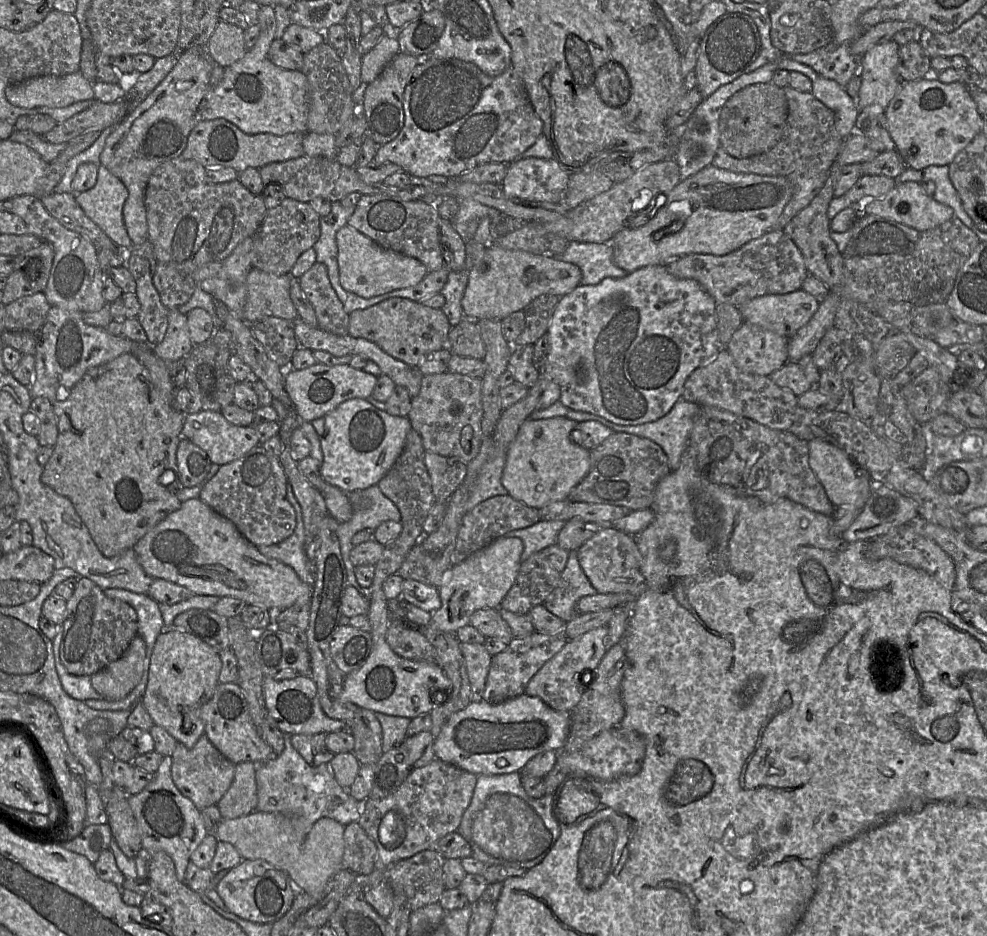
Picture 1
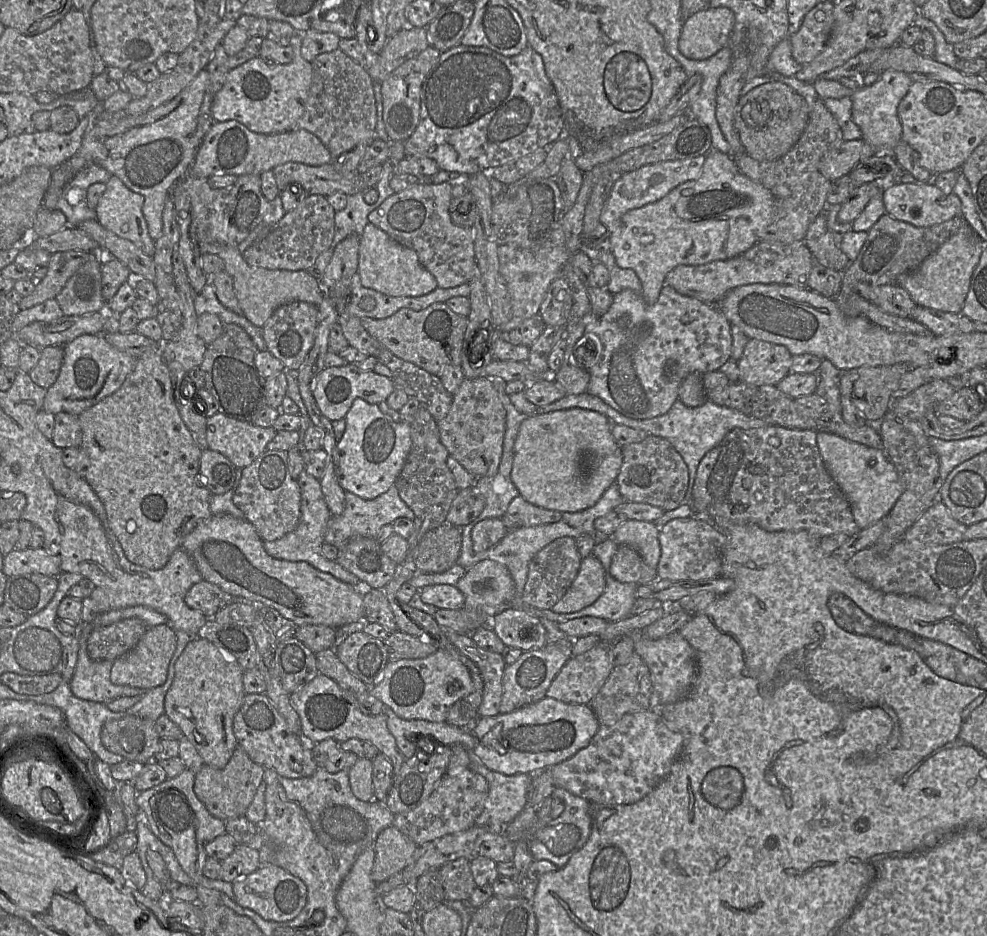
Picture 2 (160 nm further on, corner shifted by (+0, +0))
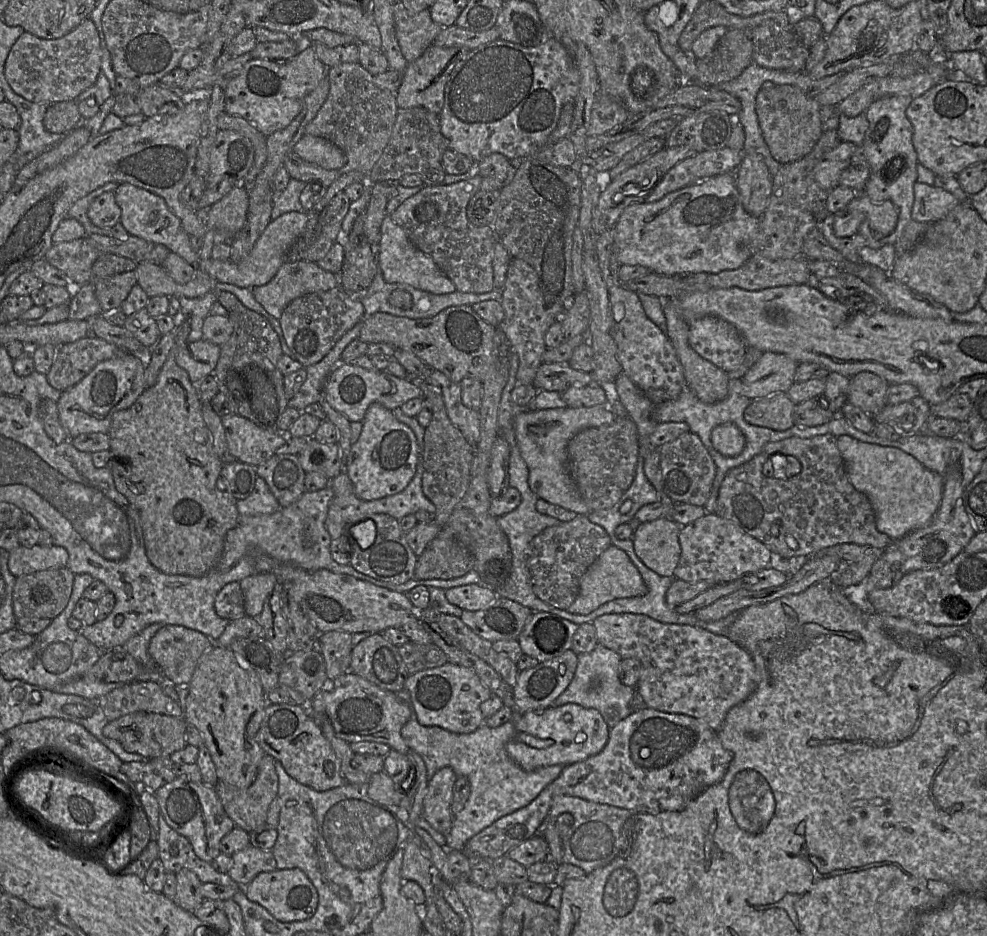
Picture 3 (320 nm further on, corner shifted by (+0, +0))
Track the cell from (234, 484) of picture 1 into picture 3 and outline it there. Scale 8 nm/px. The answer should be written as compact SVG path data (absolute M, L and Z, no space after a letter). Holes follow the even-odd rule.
M275 454L264 463L256 467L258 477L262 478L277 499L281 508L296 502L305 492L306 471L303 469L297 455Z

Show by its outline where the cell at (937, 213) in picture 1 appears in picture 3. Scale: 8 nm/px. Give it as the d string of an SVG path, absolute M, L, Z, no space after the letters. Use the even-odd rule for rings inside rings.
M927 183L914 184L913 220L934 223L944 218L961 201L951 192Z

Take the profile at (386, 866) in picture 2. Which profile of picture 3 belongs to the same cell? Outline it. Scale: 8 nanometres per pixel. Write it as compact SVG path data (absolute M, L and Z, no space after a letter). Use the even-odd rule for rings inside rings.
M409 842L405 847L400 875L403 881L412 880L422 887L426 897L423 906L435 901L435 887L431 884L433 872L432 862L423 855L423 848Z

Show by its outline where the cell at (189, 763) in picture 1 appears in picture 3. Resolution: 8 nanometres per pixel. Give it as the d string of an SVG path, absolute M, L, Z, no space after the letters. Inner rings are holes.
M265 755L258 768L254 782L248 788L237 788L218 781L214 789L227 815L233 820L236 827L251 833L267 824L267 815L271 803L278 794L279 779L274 768L275 758Z

